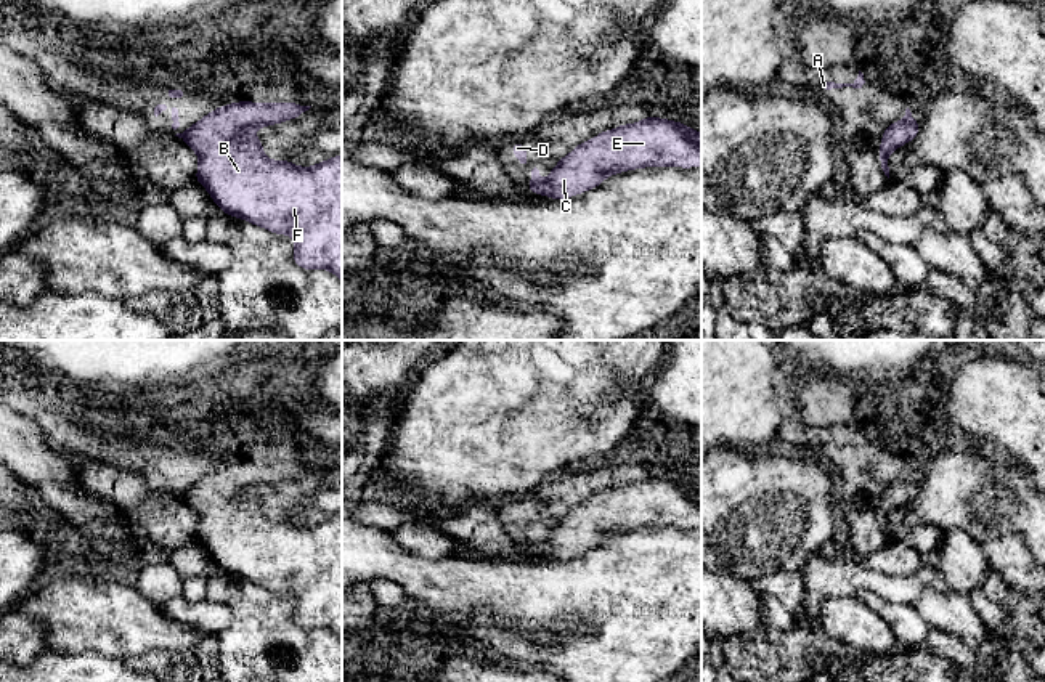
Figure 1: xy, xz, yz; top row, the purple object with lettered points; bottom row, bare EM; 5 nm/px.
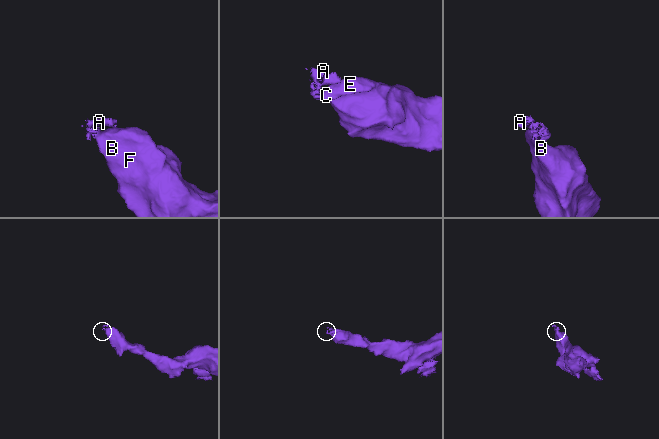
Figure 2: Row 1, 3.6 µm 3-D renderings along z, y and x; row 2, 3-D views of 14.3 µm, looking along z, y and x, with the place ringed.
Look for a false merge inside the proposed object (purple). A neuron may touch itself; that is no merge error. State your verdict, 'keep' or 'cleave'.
cleave

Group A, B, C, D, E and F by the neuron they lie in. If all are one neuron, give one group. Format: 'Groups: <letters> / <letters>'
Groups: A D / B C E F

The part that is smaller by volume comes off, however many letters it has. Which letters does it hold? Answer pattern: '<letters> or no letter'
A, D

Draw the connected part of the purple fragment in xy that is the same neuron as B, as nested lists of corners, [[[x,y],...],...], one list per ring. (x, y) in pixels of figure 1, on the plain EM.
[[[231,462],[217,467],[191,485],[183,501],[199,515],[196,541],[209,550],[222,571],[276,594],[289,594],[295,599],[292,619],[299,626],[332,631],[342,642],[342,515],[334,515],[313,526],[299,526],[287,520],[270,520],[263,514],[260,497],[250,494],[262,486],[295,478],[310,467],[295,462]]]

